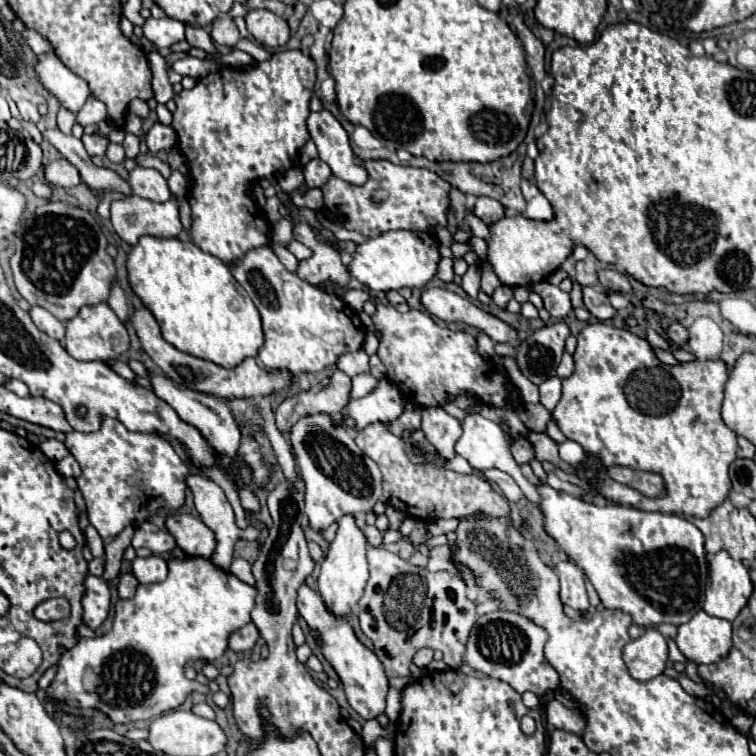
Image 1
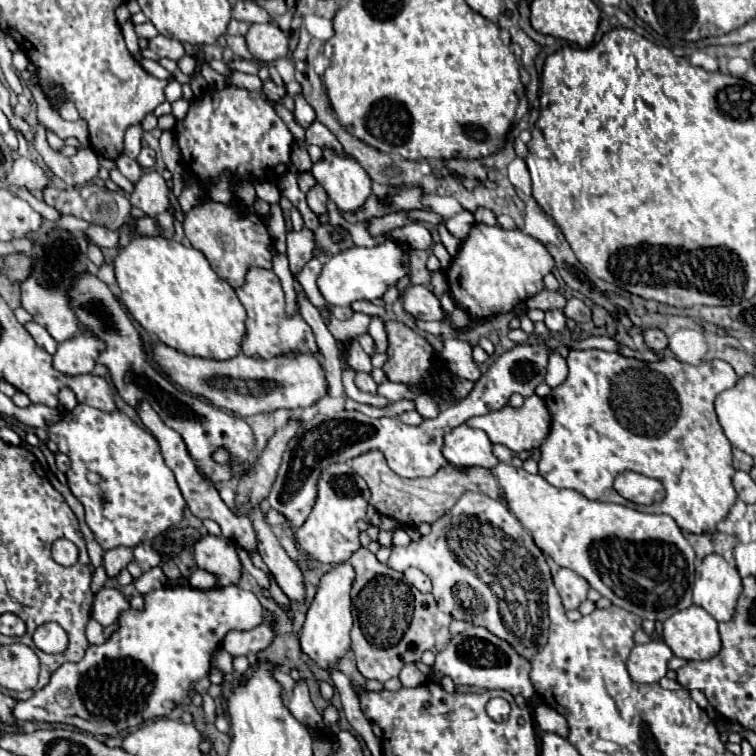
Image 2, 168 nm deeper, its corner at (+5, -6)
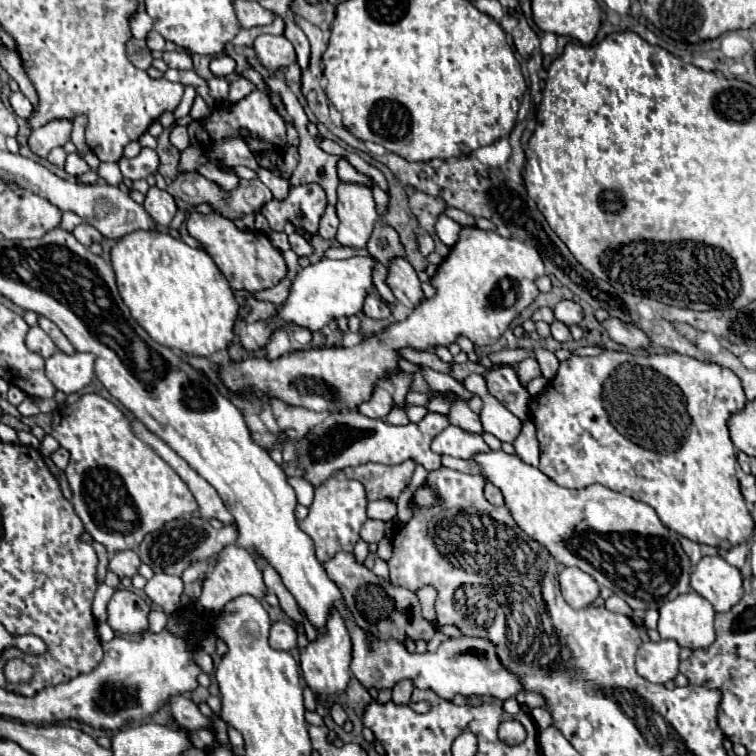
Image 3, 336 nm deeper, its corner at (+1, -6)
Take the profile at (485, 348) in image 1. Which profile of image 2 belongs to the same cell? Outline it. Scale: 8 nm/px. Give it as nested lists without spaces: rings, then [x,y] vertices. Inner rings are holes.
[[[448,336],[444,340],[440,360],[446,364],[446,368],[450,372],[458,374],[464,380],[476,382],[480,378],[480,370],[478,370],[476,362],[472,360],[472,346],[468,342],[464,342],[462,338]]]

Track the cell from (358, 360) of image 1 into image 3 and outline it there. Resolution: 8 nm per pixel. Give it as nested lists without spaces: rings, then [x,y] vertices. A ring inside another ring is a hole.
[[[374,386],[370,400],[362,402],[358,406],[358,410],[364,416],[370,416],[370,418],[386,418],[386,414],[390,412],[392,406],[394,406],[392,394],[388,390],[384,390],[384,388],[380,388],[380,386]]]

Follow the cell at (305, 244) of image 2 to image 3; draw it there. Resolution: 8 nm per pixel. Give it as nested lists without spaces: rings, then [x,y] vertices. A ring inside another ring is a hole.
[[[292,232],[292,234],[290,234],[290,246],[292,246],[292,250],[294,250],[300,258],[308,258],[308,256],[314,254],[314,246],[312,246],[310,240],[306,240],[304,234],[300,234],[300,232]]]

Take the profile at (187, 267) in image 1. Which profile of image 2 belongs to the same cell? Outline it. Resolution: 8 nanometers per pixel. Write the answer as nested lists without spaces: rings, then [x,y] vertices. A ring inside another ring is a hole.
[[[132,236],[130,244],[120,248],[114,258],[116,282],[120,286],[120,300],[128,312],[140,322],[140,326],[158,336],[170,348],[176,348],[188,356],[228,360],[240,352],[240,340],[244,338],[244,306],[240,304],[234,288],[216,276],[206,256],[196,248],[186,248],[176,240],[164,236]]]

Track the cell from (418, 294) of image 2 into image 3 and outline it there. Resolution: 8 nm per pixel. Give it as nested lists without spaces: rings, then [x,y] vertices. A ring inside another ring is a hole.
[[[394,258],[392,266],[388,270],[386,284],[390,286],[390,290],[394,292],[398,302],[408,306],[410,310],[416,308],[416,304],[420,304],[424,300],[420,280],[418,280],[414,268],[404,258]]]

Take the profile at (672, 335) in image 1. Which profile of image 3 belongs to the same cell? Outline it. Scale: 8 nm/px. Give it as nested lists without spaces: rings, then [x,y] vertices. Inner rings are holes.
[[[610,318],[606,322],[602,322],[604,328],[608,330],[610,338],[618,344],[624,344],[628,348],[648,348],[650,346],[650,336],[640,330],[638,326],[634,324],[628,324],[628,322],[622,322],[618,318]]]

